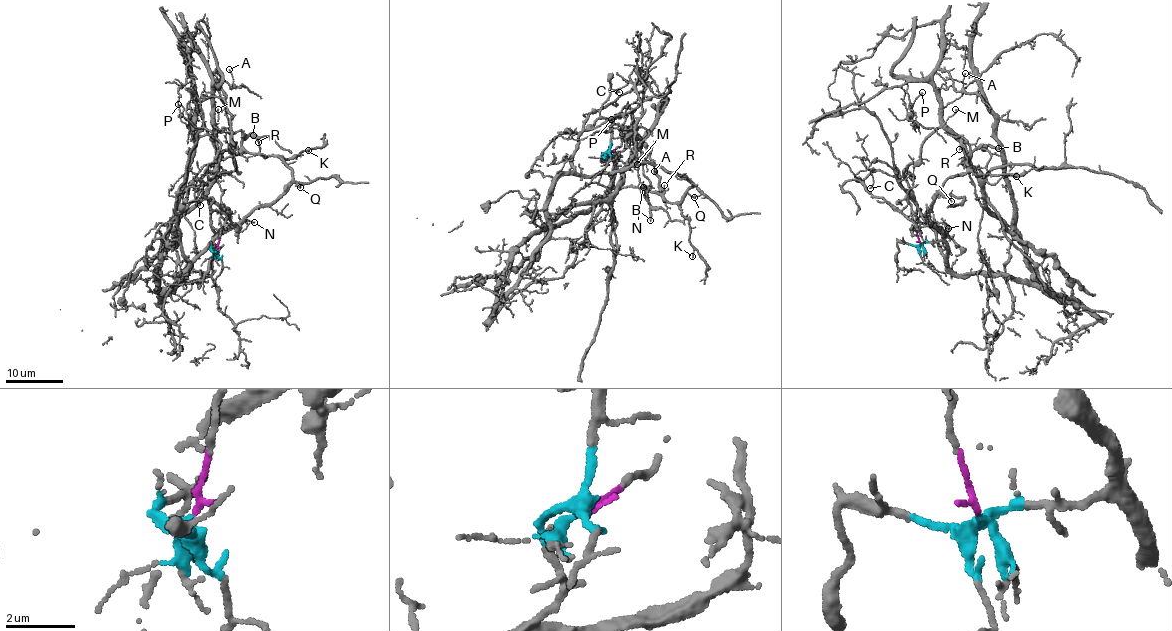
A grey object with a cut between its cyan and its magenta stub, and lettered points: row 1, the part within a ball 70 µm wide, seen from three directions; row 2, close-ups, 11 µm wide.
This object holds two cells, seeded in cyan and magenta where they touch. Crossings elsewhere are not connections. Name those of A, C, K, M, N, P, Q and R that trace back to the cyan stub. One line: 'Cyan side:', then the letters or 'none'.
Cyan side: K, N, Q, R

